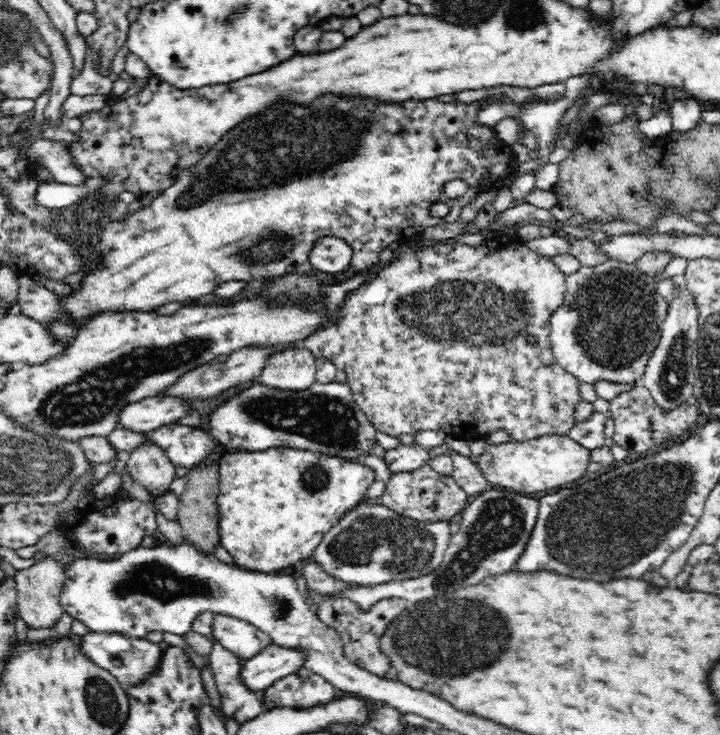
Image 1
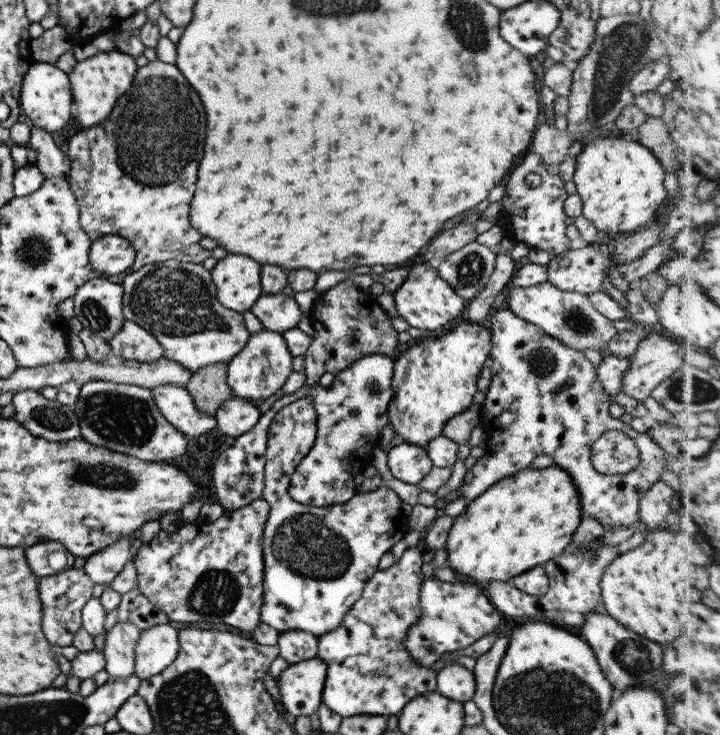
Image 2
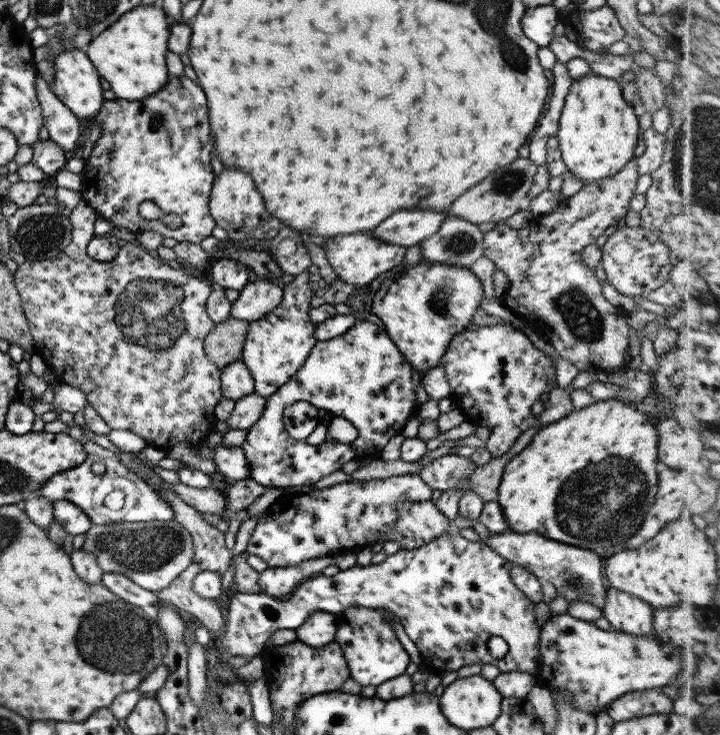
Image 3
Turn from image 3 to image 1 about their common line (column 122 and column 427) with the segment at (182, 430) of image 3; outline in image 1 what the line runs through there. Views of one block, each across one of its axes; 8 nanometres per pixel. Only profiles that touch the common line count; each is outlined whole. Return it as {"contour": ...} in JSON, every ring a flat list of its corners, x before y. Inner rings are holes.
{"contour":[[518,234,512,236,504,235,488,238,478,246,458,243,457,241,449,244,443,242,426,243,416,242,400,245,394,259,379,269,376,278,372,278,368,284,360,286,354,290,348,300,344,302,340,314,337,314,331,321,326,321,316,334,306,338,301,345,291,344,290,346,270,346,270,348,261,348,260,346,248,346,240,350,231,352,224,362,210,362,206,365,197,366,194,370,182,374,178,381,174,382,170,388,164,390,162,394,183,398,183,400,193,403,196,400,212,398,232,386,238,386,248,380,258,380,263,366,266,366,266,358,282,348,300,348,308,349,315,358,327,358,331,360,340,370,347,374,347,383,351,388,354,402,370,422,376,427,376,430,385,432,394,438,402,434,416,436,417,432,422,430,440,430,448,436,458,440,476,440,476,438,485,438,492,434,494,430,504,430,509,434,510,442,522,442,532,440,546,434,566,435,572,426,576,426,574,412,576,405,581,401,580,382,567,370,564,370,556,361,553,350,549,342,550,316,556,313,561,306,564,294,566,293,566,279,564,275,552,261,551,256,542,256,528,247,527,242,522,240],[527,335,532,335,536,339,535,345,529,345,526,339]]}

